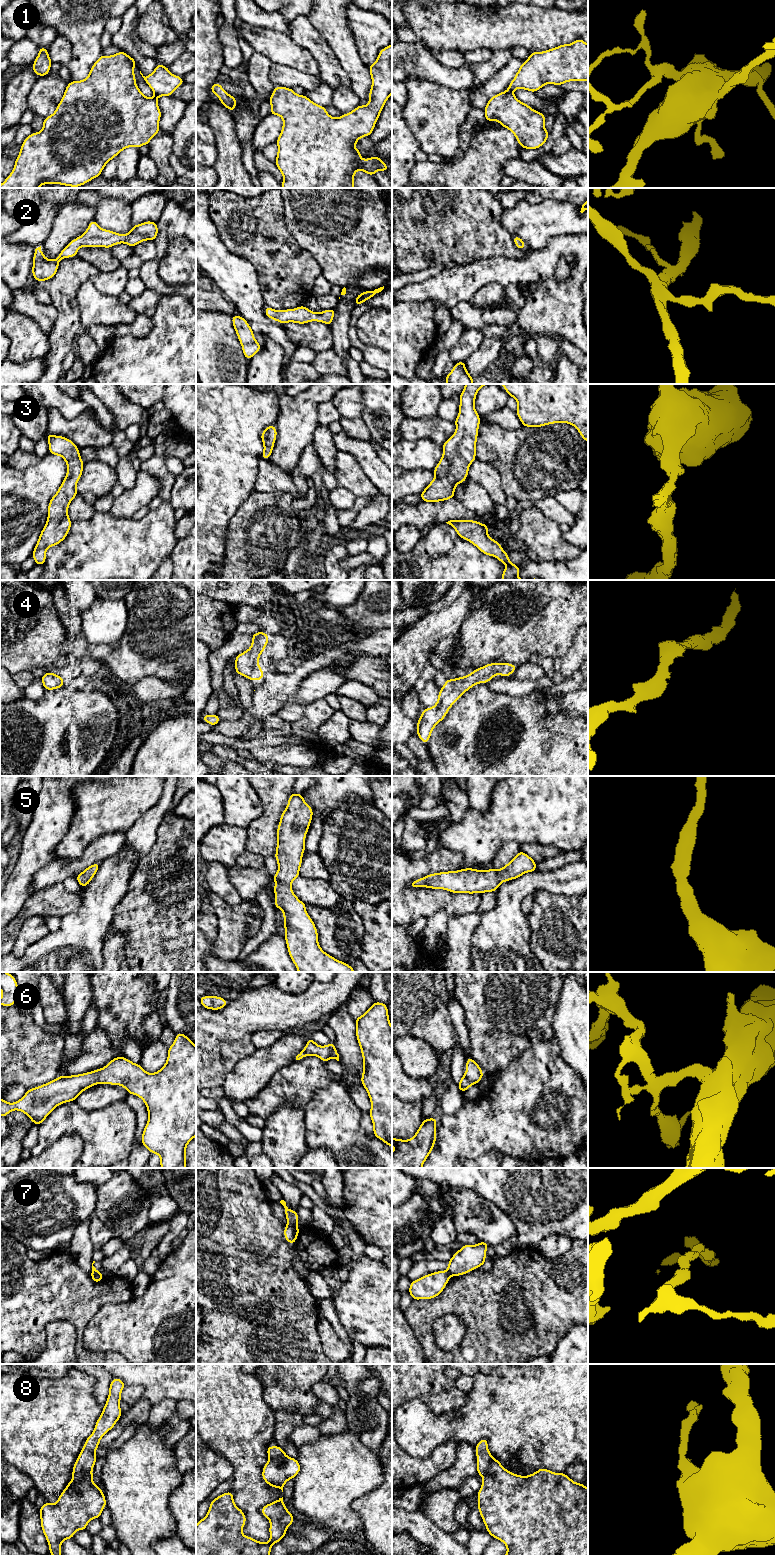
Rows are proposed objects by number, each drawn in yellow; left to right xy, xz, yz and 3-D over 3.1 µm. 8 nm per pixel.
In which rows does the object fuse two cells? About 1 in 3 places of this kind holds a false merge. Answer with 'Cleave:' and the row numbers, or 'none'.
Cleave: 7, 8

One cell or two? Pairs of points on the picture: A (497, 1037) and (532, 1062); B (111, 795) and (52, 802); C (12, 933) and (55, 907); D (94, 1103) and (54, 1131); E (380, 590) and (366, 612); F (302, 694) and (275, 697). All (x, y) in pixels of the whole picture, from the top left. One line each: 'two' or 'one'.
A: two
B: two
C: one
D: two
E: one
F: two

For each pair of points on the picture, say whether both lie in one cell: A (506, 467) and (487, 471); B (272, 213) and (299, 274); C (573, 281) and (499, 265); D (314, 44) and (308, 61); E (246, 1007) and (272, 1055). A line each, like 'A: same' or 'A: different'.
A: different
B: same
C: same
D: different
E: different

